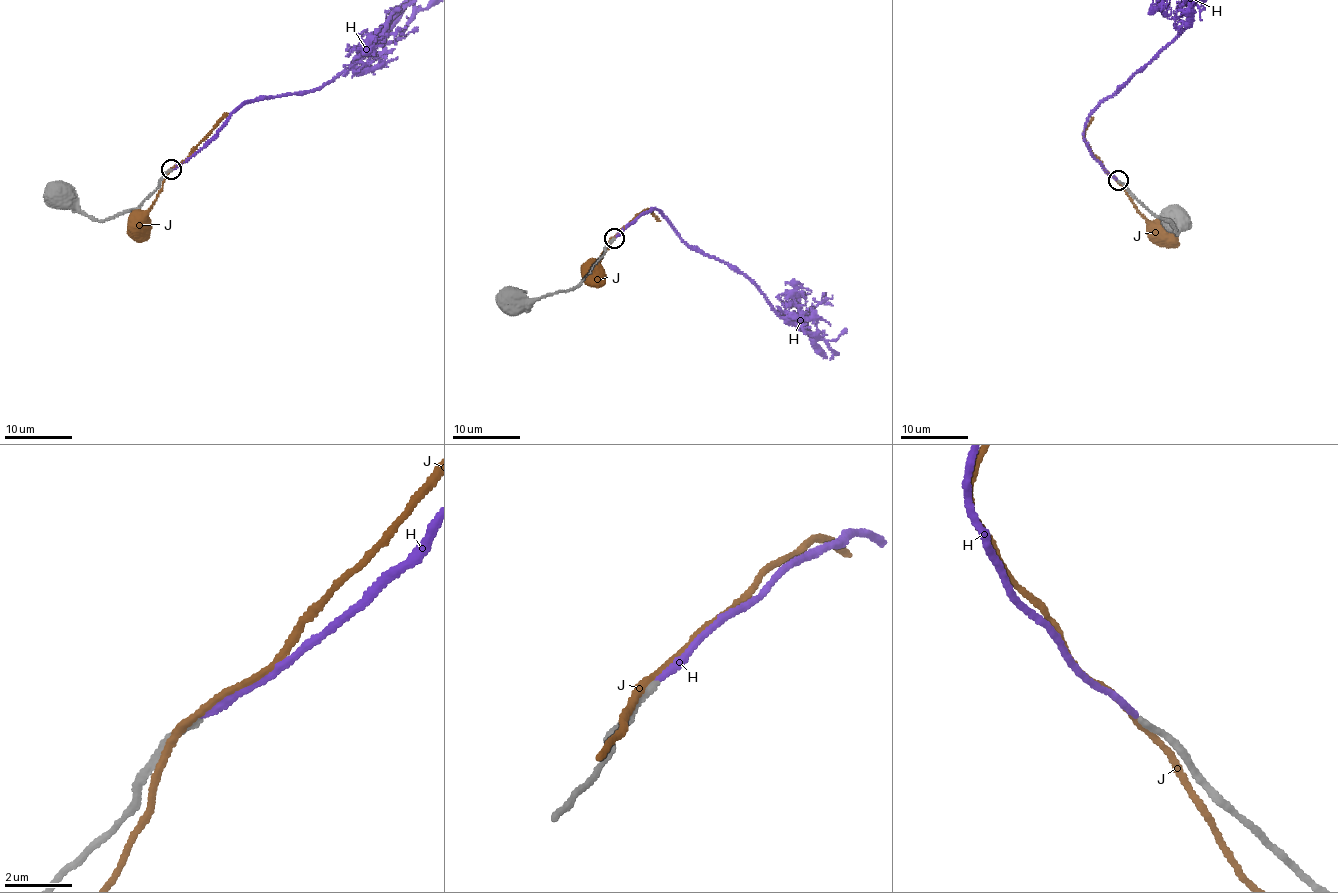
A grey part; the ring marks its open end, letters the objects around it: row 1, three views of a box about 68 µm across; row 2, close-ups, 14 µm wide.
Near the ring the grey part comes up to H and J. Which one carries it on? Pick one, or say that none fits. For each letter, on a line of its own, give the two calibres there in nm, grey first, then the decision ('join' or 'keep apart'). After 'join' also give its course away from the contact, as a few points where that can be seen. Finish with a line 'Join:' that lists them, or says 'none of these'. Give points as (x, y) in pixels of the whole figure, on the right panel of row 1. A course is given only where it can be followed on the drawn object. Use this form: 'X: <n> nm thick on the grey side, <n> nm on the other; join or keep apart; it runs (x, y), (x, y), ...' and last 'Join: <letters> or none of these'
H: 190 nm thick on the grey side, 200 nm on the other; join
J: 280 nm thick on the grey side, 200 nm on the other; keep apart
Join: H

